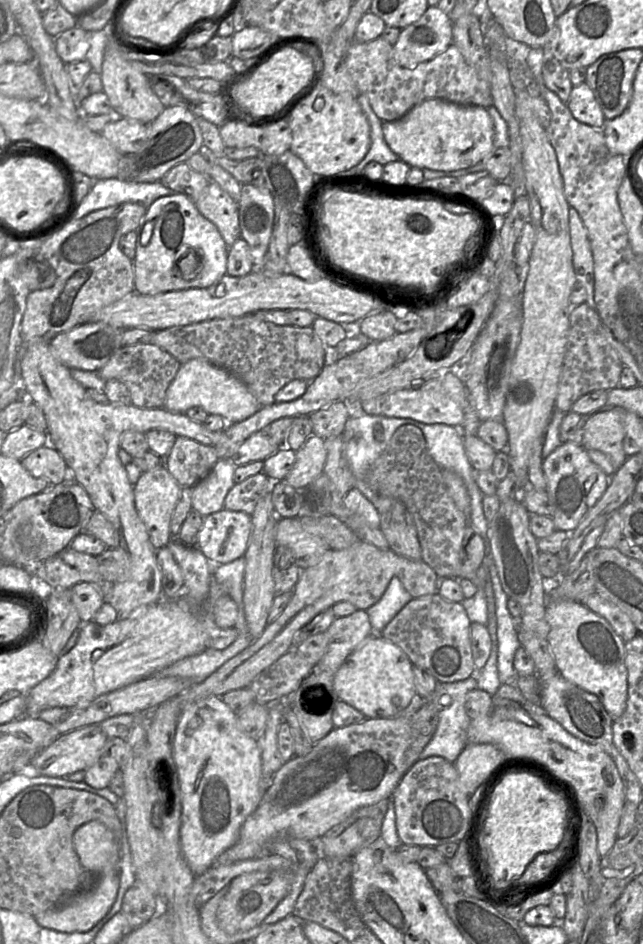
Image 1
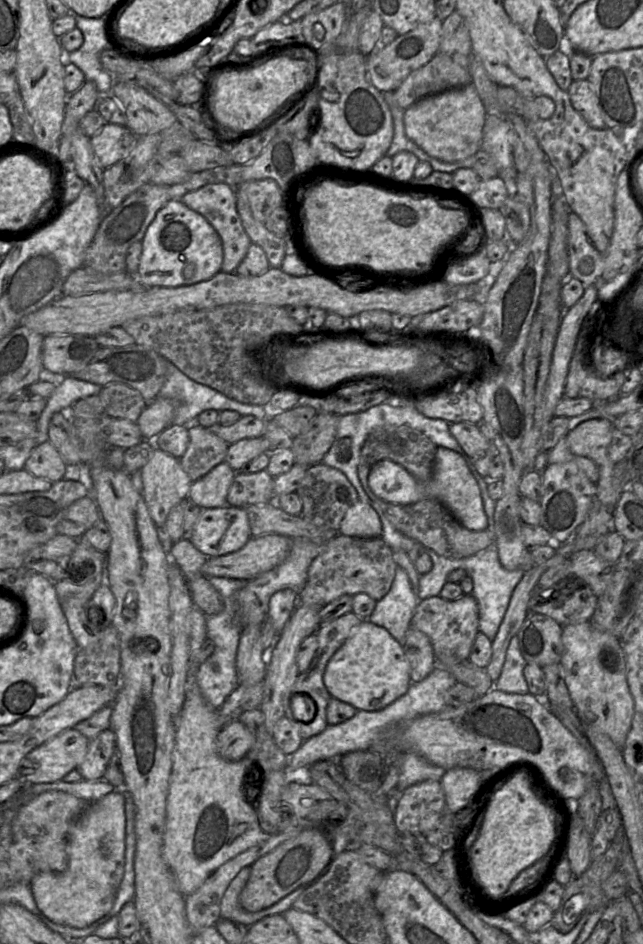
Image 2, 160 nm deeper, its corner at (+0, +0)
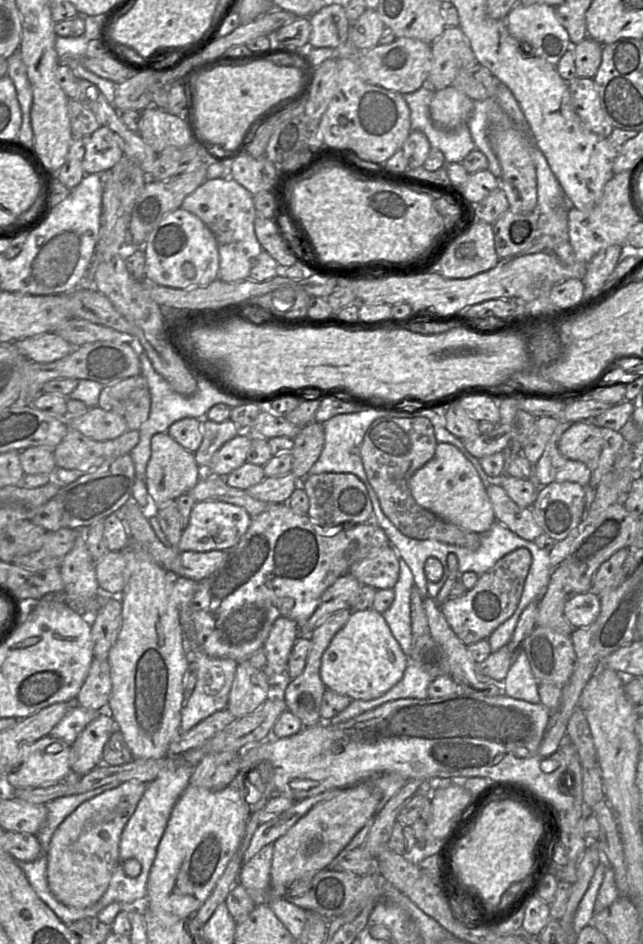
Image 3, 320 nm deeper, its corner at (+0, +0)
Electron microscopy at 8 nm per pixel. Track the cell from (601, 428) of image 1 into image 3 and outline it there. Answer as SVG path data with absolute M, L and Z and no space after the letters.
M590 421L575 422L558 442L558 449L564 457L586 464L591 472L598 467L602 447L601 427Z

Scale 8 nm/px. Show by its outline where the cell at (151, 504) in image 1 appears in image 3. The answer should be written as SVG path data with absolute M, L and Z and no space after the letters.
M167 432L155 434L151 439L151 457L146 468L146 486L151 508L158 509L189 492L204 472L197 464L194 453L181 446Z

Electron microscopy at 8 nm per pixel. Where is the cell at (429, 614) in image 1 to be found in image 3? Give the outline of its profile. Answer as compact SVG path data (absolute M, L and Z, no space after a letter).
M518 548L480 575L472 589L459 597L450 597L440 604L440 610L449 626L465 645L488 639L499 625L514 614L523 593L531 561L531 553L526 548Z

